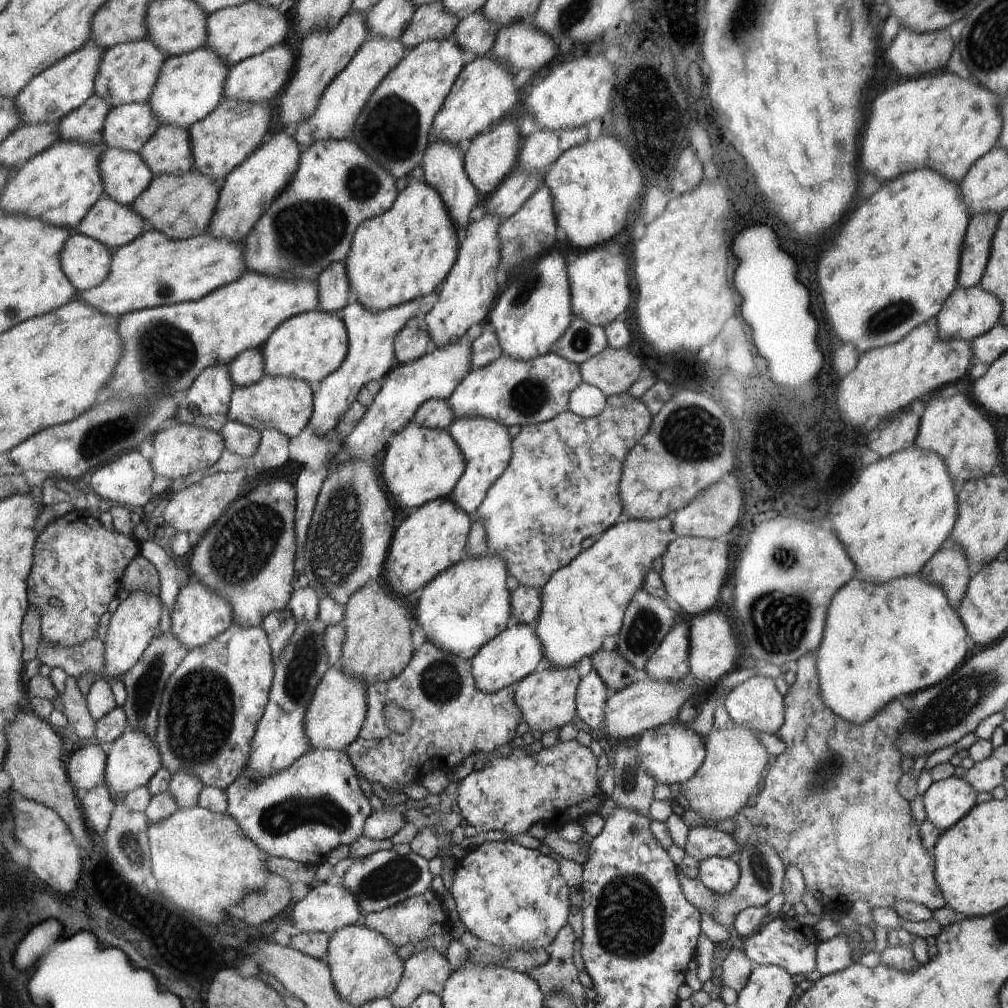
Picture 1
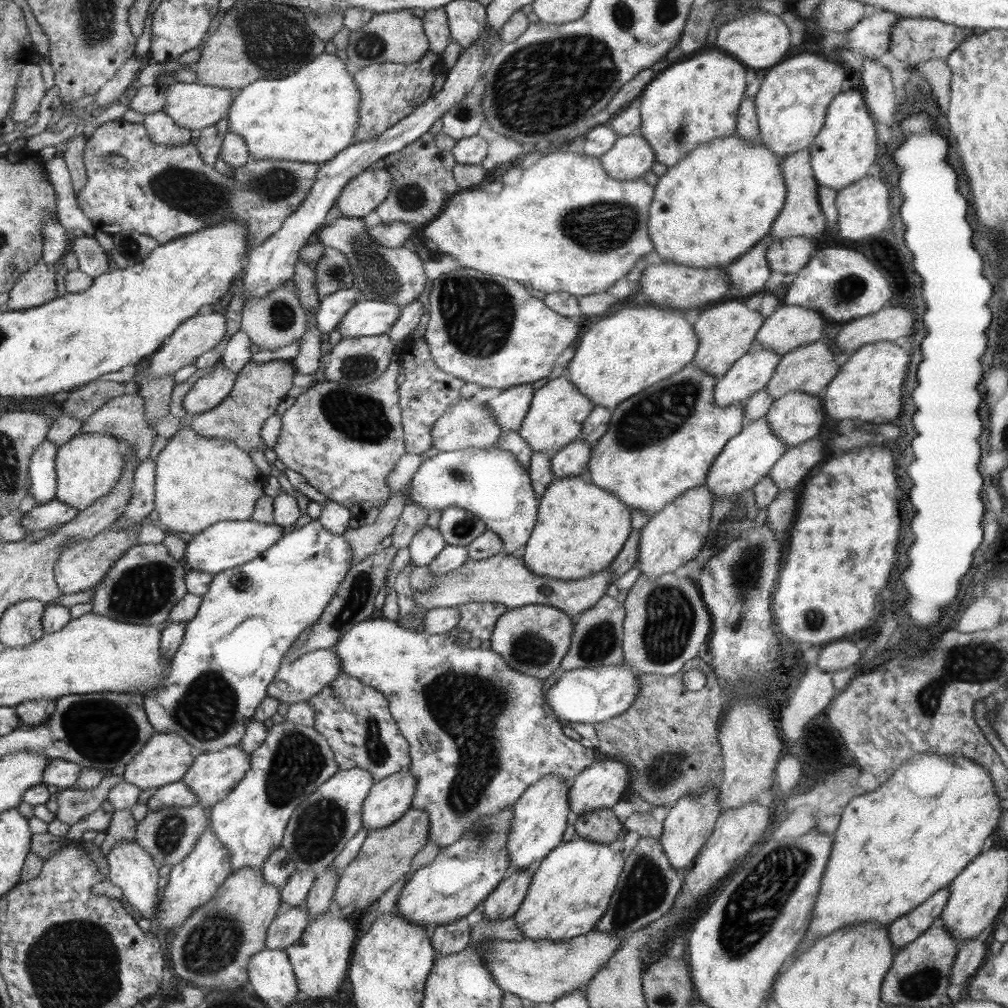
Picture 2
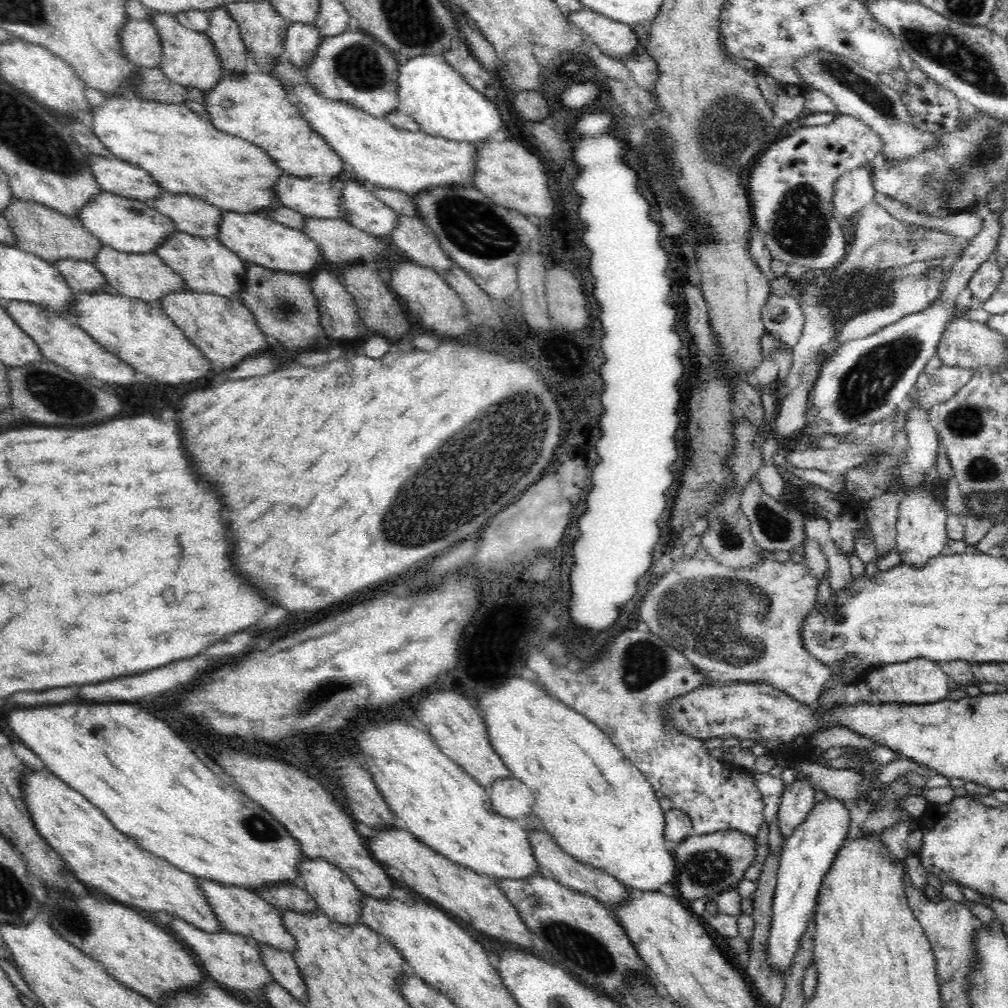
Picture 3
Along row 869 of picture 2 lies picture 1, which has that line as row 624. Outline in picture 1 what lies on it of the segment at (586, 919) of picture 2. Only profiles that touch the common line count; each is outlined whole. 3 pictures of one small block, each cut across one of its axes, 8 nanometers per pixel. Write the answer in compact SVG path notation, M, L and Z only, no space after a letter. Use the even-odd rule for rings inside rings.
M669 517L628 519L611 526L591 547L580 551L568 566L556 570L540 589L542 606L533 624L534 634L544 650L542 667L576 667L580 660L591 658L602 649L608 636L616 637L630 600L642 589L646 574L653 570L652 562L666 552L676 537Z

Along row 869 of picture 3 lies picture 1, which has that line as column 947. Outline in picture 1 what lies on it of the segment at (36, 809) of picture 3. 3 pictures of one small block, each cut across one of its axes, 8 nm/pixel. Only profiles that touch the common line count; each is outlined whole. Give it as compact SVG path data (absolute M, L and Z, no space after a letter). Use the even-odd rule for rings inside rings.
M948 69L936 70L926 76L902 79L894 88L886 90L872 102L866 132L862 136L860 164L880 180L896 178L898 174L928 166L946 180L960 182L974 162L995 147L1000 130L1002 114L998 110L998 102L994 100L994 92L980 83L952 74Z

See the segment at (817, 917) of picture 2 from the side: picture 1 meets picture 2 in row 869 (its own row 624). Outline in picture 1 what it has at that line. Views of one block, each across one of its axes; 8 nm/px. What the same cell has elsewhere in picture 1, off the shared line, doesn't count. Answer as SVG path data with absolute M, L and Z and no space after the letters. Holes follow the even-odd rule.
M902 576L886 584L868 584L854 578L834 594L828 606L822 644L818 648L818 686L822 702L828 710L852 724L864 726L886 704L900 694L913 696L915 692L930 688L946 678L970 654L972 644L968 632L958 618L946 594L936 584L916 576Z

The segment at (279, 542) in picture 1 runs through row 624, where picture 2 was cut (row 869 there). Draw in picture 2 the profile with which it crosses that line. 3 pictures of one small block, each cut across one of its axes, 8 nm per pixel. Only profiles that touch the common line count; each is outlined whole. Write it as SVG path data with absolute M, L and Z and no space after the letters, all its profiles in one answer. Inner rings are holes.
M244 868L234 870L216 891L212 900L198 907L186 922L174 932L174 942L170 944L170 962L172 970L186 982L202 988L204 992L236 991L243 988L249 980L247 966L251 957L265 948L267 930L270 923L283 908L300 907L305 905L307 894L310 892L316 875L309 870L296 870L287 878L283 887L268 884L260 868Z

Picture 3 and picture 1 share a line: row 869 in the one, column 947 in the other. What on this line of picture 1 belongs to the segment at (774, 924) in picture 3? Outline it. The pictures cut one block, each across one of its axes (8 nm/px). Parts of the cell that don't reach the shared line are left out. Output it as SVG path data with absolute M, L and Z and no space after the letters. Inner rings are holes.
M951 776L936 781L924 793L924 810L928 822L940 832L964 818L976 805L977 792L962 778Z

